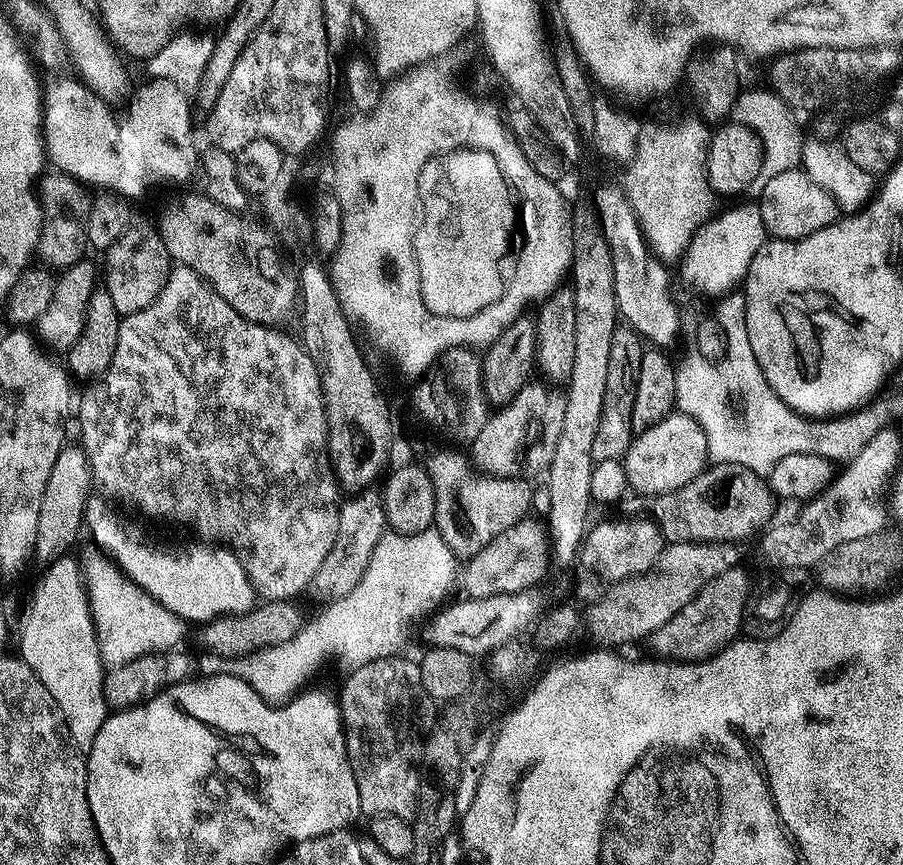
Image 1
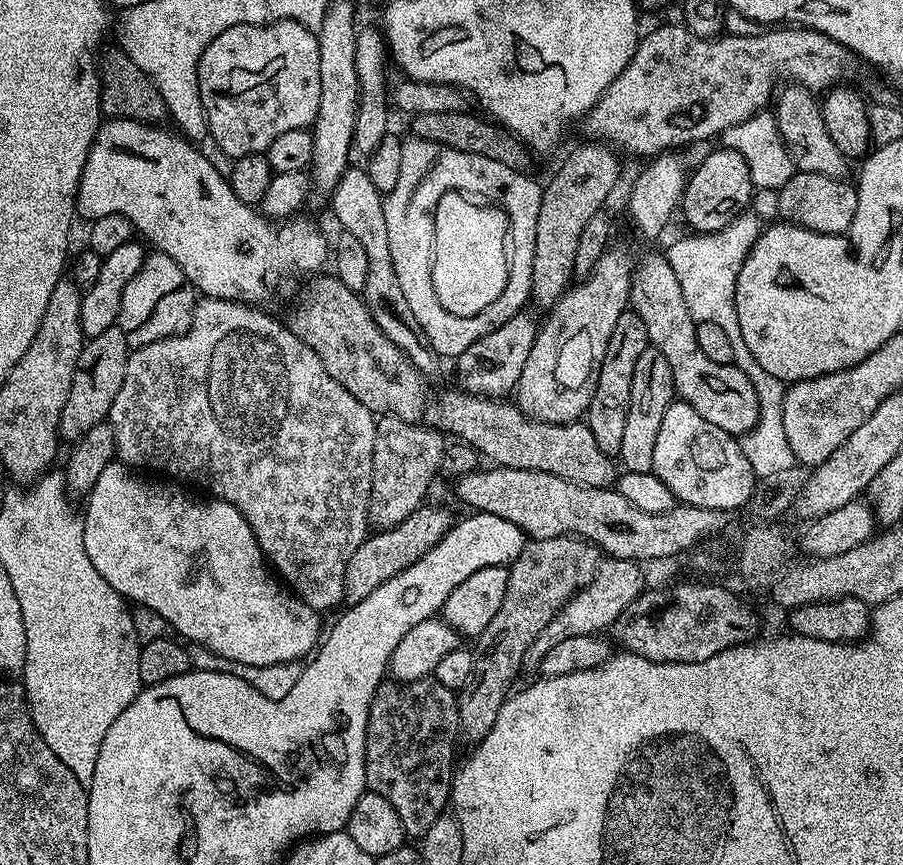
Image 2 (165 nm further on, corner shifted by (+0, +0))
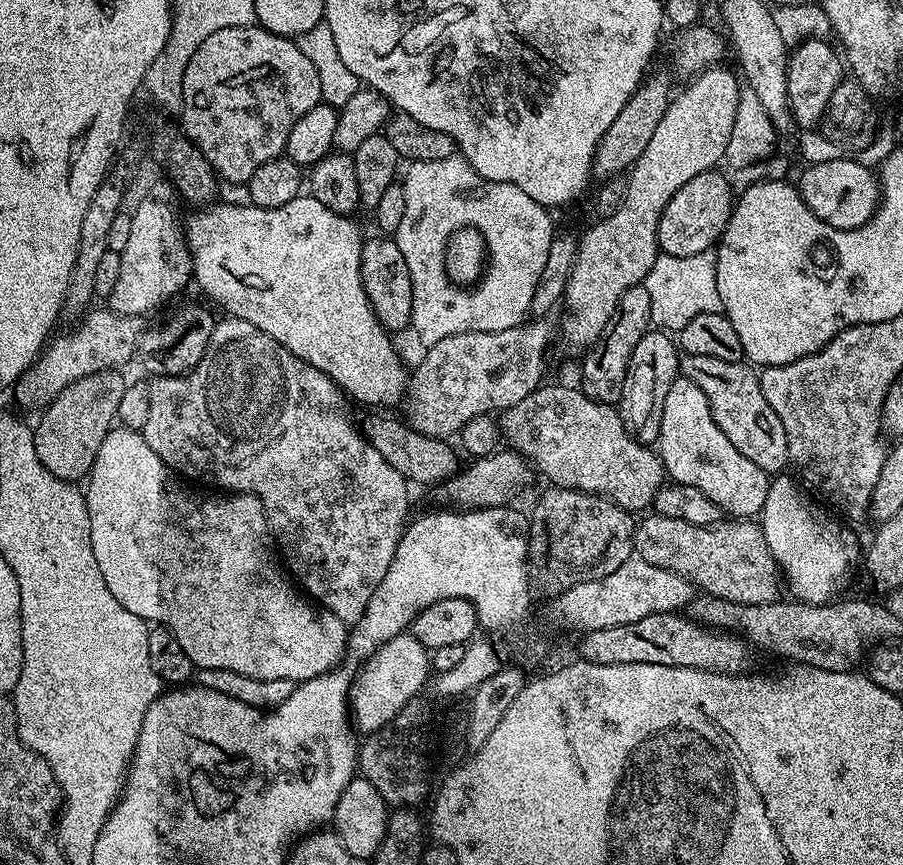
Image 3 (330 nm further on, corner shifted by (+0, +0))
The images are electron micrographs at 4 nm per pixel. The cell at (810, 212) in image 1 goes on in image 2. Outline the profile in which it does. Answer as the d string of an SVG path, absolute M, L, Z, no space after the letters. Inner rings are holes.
M795 171L790 179L778 189L779 219L827 236L847 233L849 226L854 222L854 214L858 210L857 185L847 184L848 182L847 179L830 178L826 174Z

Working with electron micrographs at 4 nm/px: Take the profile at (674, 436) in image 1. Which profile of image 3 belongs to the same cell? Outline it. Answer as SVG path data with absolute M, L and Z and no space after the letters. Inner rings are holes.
M682 374L677 375L662 405L658 455L664 463L665 473L675 483L702 490L702 494L706 494L710 502L718 502L720 509L729 517L759 517L766 502L769 473L734 450L734 442L718 430L718 422L714 422L714 414L710 414L710 402L706 402L706 394L702 394L701 388L694 386L694 382Z

